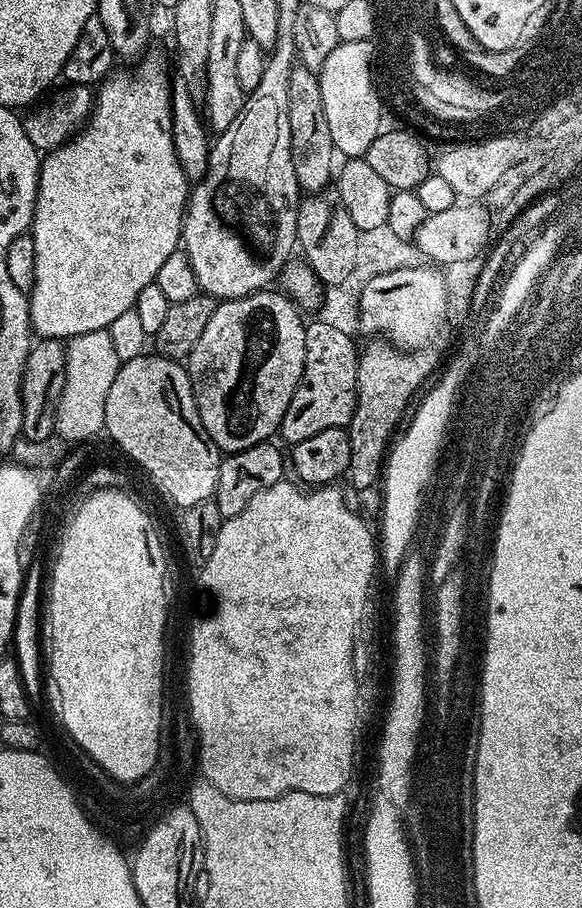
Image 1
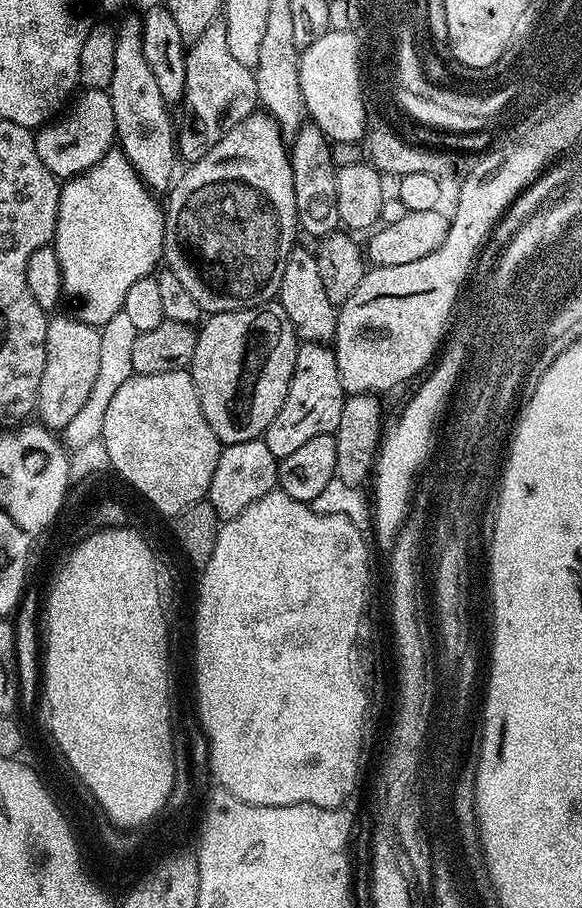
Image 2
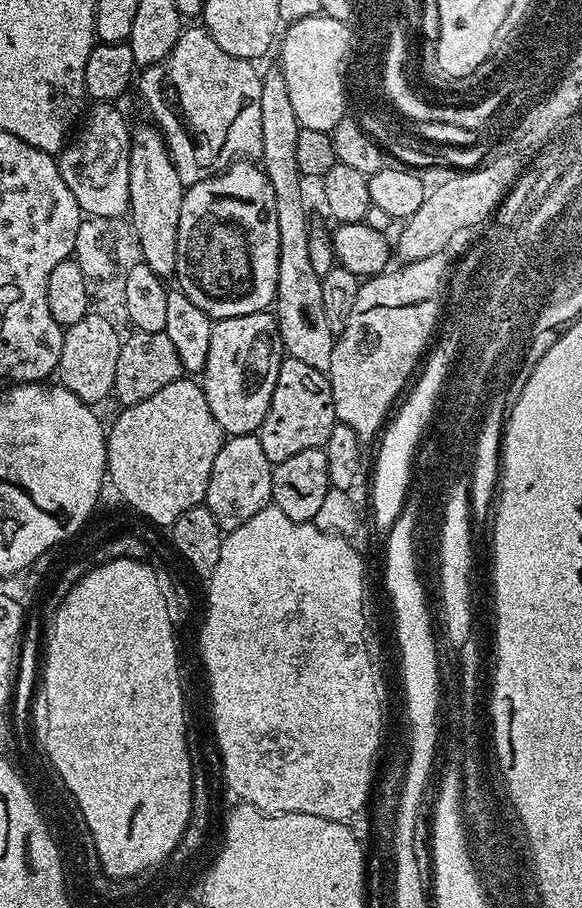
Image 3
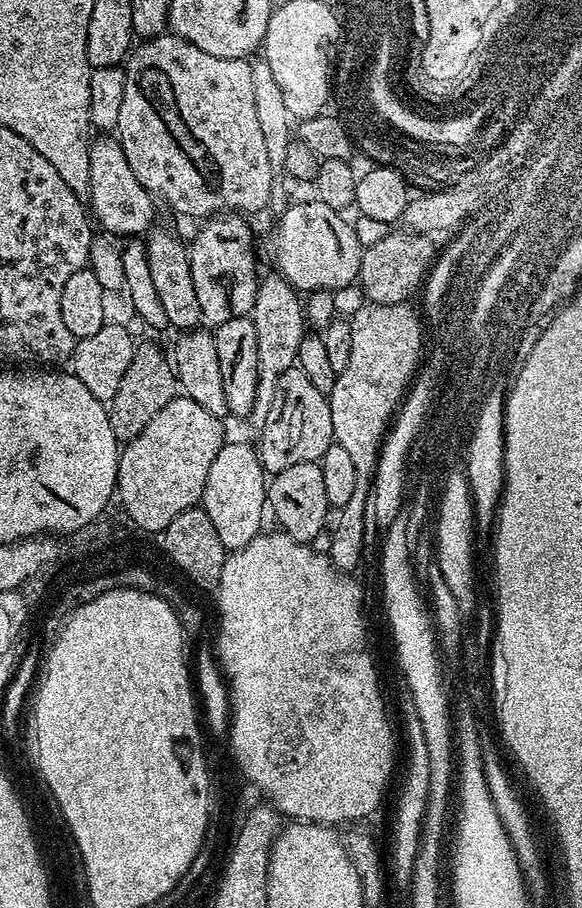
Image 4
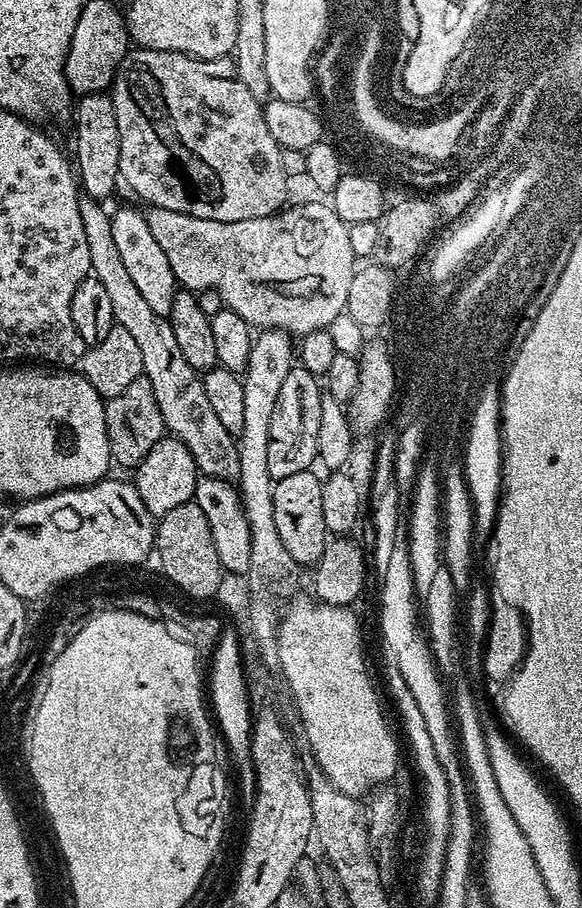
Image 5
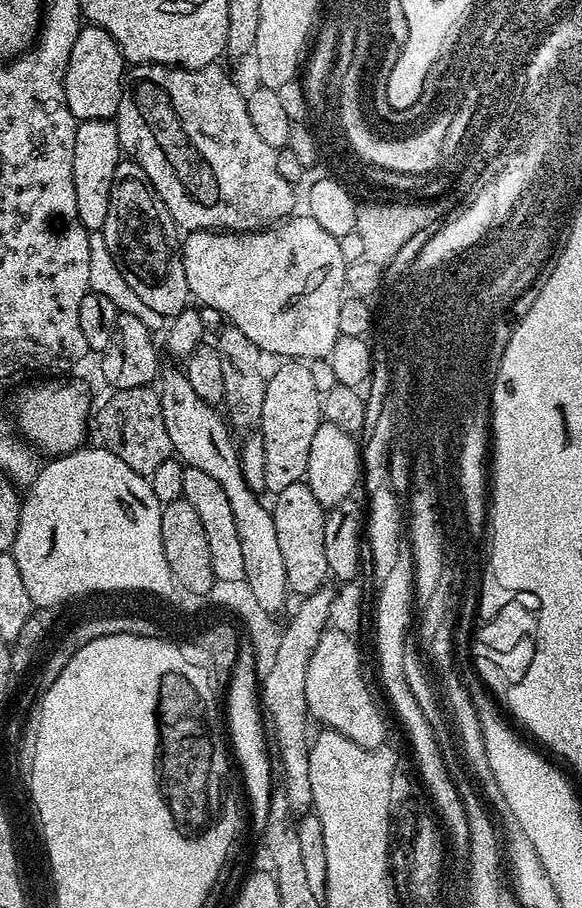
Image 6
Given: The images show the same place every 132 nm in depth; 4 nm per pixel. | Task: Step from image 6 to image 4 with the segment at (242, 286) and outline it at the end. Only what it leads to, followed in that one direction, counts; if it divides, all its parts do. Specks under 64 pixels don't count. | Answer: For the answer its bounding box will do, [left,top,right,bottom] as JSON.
[90,134,362,293]

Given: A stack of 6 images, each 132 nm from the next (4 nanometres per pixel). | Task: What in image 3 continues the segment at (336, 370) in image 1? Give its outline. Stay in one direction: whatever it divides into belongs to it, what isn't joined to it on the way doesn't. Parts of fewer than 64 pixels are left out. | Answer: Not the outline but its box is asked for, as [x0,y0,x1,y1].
[258,355,337,466]

